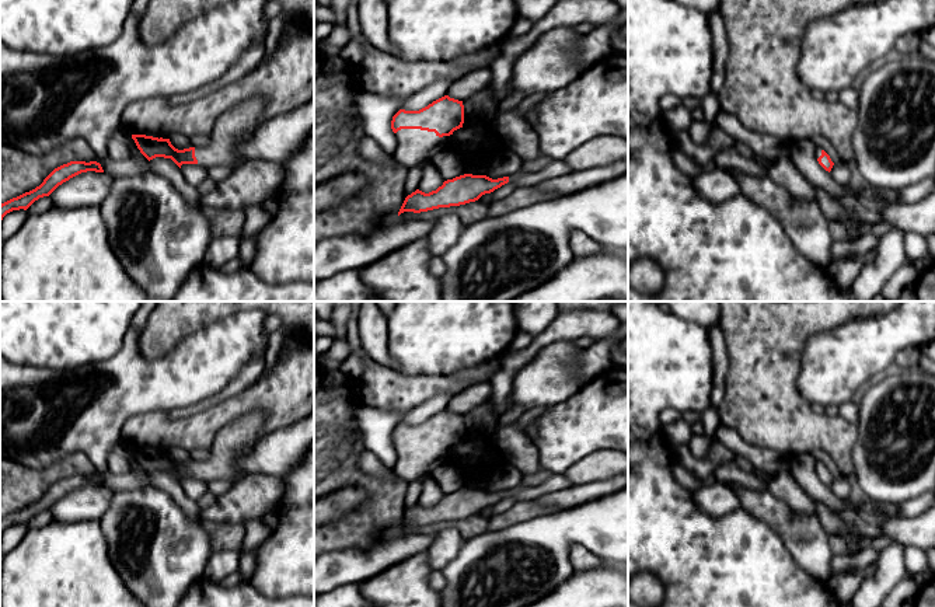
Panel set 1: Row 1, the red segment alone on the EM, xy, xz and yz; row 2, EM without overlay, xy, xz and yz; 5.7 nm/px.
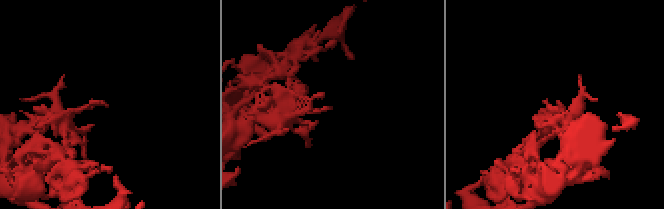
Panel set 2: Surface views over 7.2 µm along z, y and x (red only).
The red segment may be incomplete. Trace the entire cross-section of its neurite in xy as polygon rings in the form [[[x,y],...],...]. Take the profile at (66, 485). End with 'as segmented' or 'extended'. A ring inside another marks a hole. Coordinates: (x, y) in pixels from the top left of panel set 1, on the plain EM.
[[[70,475],[55,482],[35,503],[1,517],[0,537],[7,527],[20,523],[27,524],[39,512],[49,510],[59,499],[87,485],[104,486],[101,478],[97,475]]]; as segmented

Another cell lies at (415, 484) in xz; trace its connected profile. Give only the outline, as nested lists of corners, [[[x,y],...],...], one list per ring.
[[[411,472],[408,475],[407,482],[405,510],[411,509],[418,503],[422,491],[423,491],[422,475],[419,472]]]

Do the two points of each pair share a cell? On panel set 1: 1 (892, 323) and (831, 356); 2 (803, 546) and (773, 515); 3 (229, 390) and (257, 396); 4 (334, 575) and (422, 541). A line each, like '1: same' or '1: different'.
1: same
2: same
3: different
4: same

